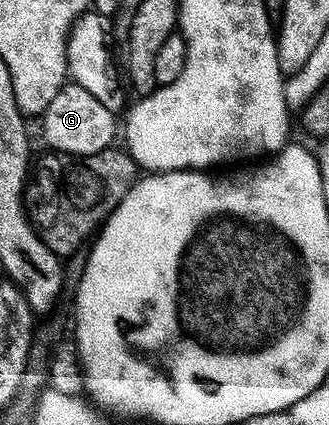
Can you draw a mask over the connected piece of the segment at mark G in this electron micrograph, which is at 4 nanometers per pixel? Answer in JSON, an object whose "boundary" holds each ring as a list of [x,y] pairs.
{"boundary":[[[68,83],[57,95],[53,104],[42,116],[43,135],[50,150],[58,154],[73,155],[79,158],[95,156],[97,153],[110,150],[116,143],[117,121],[116,114],[105,109],[91,93],[81,86]]]}

